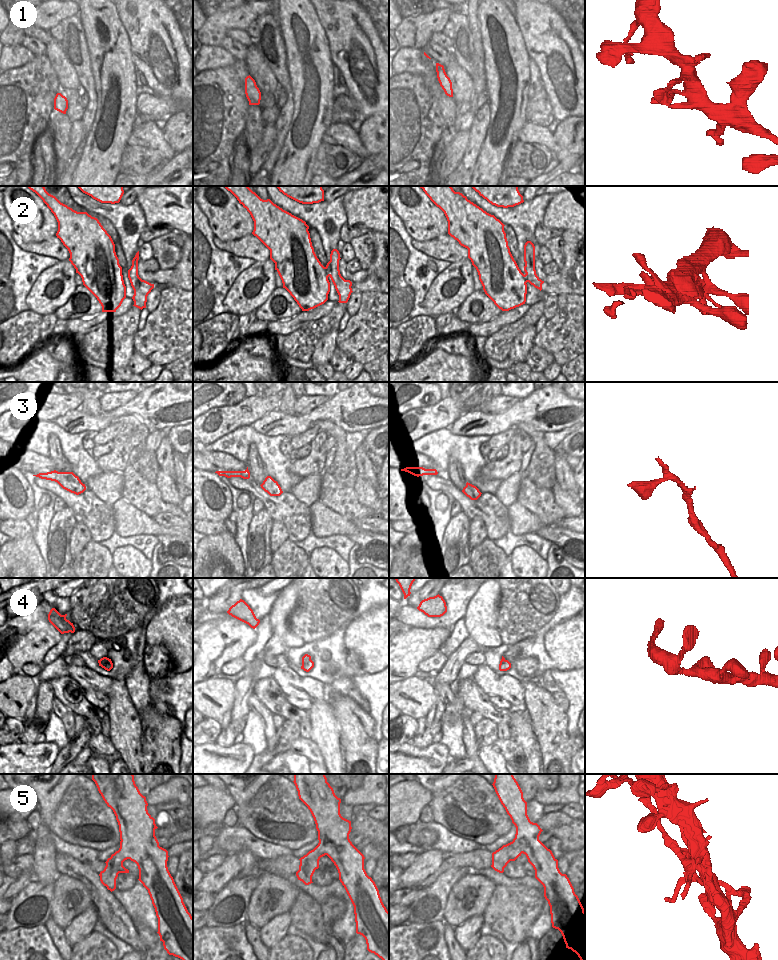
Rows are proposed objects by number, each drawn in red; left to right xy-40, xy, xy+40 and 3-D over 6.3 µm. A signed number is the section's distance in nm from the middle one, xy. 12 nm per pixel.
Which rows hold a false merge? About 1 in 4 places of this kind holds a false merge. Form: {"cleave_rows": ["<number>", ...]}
{"cleave_rows": ["5"]}

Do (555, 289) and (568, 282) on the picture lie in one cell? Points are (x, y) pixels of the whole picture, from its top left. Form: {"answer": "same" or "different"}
{"answer": "same"}

